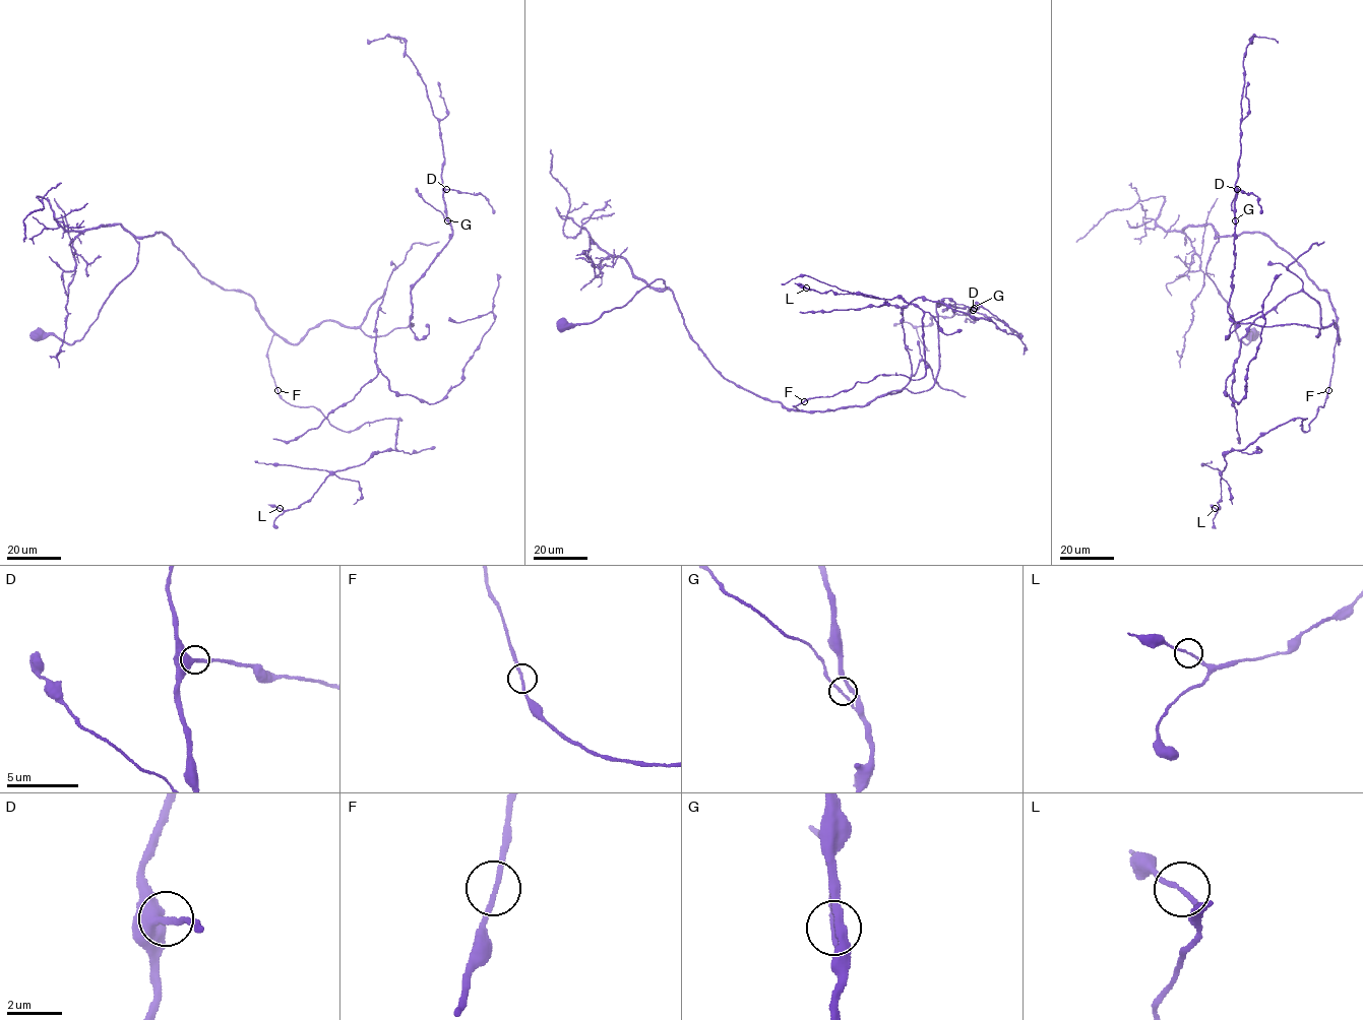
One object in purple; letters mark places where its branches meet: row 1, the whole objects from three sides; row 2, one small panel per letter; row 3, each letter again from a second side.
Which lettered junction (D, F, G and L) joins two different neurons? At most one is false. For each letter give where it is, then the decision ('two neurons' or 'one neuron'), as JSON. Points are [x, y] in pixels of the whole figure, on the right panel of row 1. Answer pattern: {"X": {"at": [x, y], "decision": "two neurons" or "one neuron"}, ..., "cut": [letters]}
{"D": {"at": [1237, 189], "decision": "one neuron"}, "F": {"at": [1328, 390], "decision": "one neuron"}, "G": {"at": [1235, 220], "decision": "one neuron"}, "L": {"at": [1215, 508], "decision": "one neuron"}, "cut": []}

